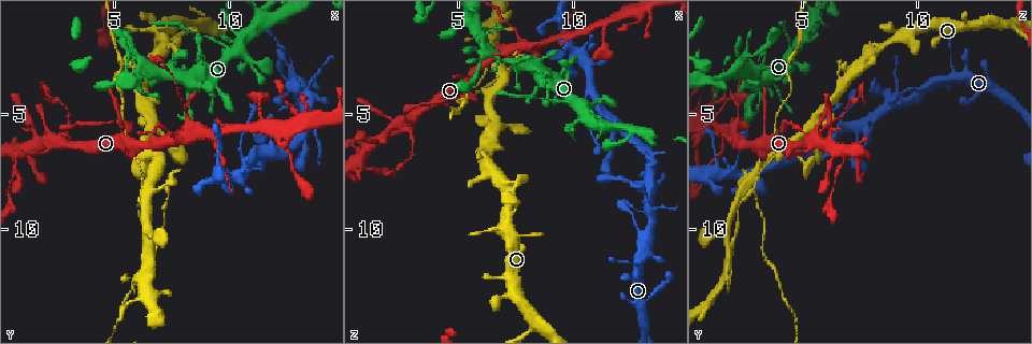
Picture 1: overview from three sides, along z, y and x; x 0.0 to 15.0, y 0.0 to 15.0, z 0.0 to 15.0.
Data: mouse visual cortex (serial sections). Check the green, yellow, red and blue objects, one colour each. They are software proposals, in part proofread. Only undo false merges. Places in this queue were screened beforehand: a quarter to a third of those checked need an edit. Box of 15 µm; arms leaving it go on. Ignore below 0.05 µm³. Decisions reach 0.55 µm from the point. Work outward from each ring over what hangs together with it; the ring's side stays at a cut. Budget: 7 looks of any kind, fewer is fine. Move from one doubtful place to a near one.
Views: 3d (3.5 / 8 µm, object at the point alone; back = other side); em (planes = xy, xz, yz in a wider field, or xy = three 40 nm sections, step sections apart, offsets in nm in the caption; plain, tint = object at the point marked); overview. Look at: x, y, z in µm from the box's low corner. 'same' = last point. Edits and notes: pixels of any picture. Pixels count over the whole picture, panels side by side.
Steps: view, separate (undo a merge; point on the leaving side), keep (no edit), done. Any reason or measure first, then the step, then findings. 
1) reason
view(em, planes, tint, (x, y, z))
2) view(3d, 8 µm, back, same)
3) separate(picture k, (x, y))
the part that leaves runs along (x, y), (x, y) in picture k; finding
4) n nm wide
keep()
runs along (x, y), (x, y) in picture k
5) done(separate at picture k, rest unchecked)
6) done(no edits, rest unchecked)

branch point
view(3d, 3.5 µm, (10.9, 7.1, 4.1))

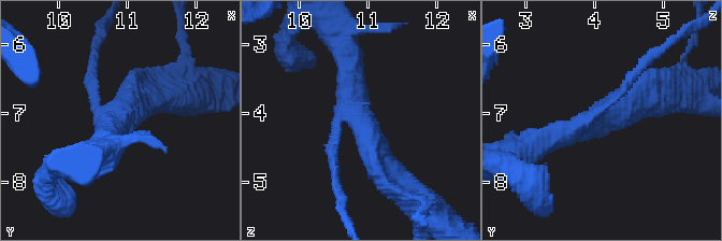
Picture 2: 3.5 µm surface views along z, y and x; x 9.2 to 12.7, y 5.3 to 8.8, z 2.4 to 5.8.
3 arms; arms of 150, 350, 400 nm
view(em, planes, tint, (10.95, 7.05, 4.05))

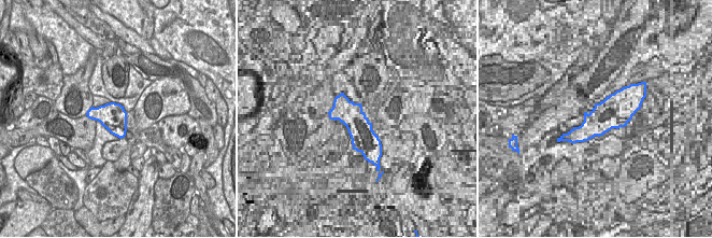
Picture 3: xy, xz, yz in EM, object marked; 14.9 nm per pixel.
400 nm wide
keep()
runs along (391, 178), (348, 101), (348, 62) in picture 2; continuous, no second cell

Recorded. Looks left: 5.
three arms meet
view(3d, 3.5 µm, (6.6, 10.6, 1.8))

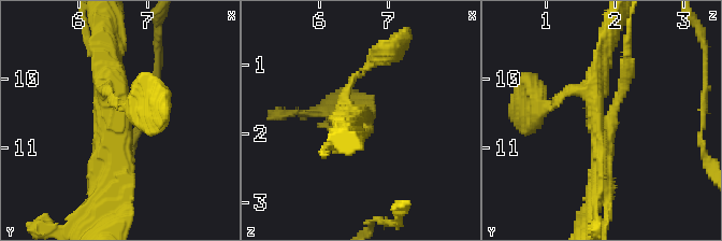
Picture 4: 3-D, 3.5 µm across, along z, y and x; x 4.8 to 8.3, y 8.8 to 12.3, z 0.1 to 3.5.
3 arms; arms of 150, 300, 350 nm
view(em, xy, step 3, plain, (6.65, 10.65, 1.75))

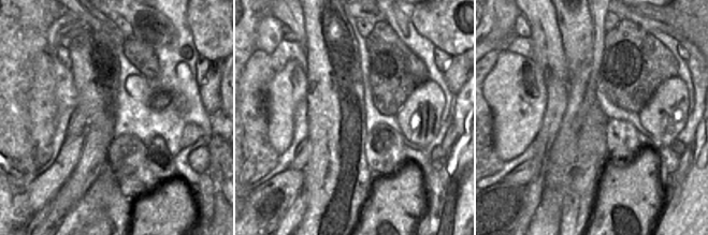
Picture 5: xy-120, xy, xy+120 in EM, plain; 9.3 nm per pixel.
where the object lies
view(em, xy, step 3, tint, same)

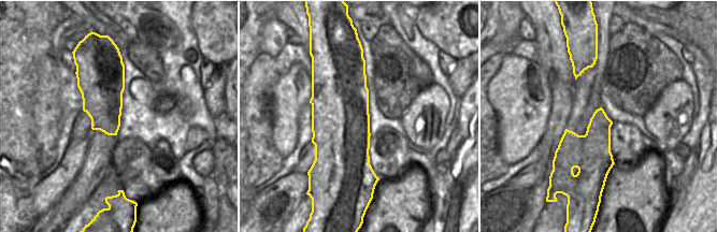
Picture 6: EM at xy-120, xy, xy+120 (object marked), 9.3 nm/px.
550 nm wide
separate(picture 4, (623, 82))
border along (585, 135), (584, 162), (579, 180) in picture 6; a second cell is stuck on

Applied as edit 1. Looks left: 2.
view(3d, 3.5 µm, (7.6, 5.8, 1.5))

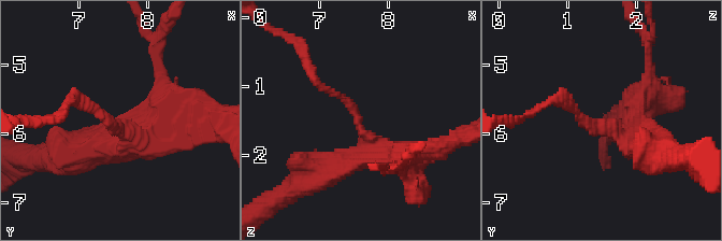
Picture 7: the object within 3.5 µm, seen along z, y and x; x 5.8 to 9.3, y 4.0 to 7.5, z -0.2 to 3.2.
arms of 150, 350 nm
view(em, xy, step 1, tint, (7.55, 5.85, 1.50))

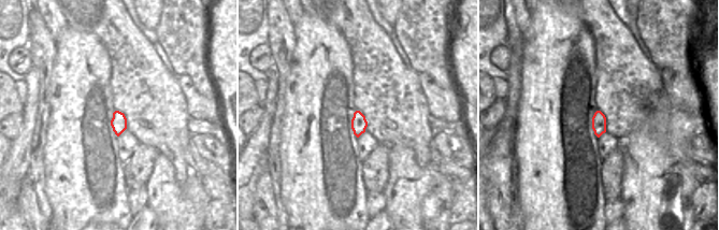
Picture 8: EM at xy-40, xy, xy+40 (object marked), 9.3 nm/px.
keep()
runs along (643, 149), (558, 99) in picture 7; one cell here

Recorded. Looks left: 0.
done(separate at picture 4, rest unchecked)

